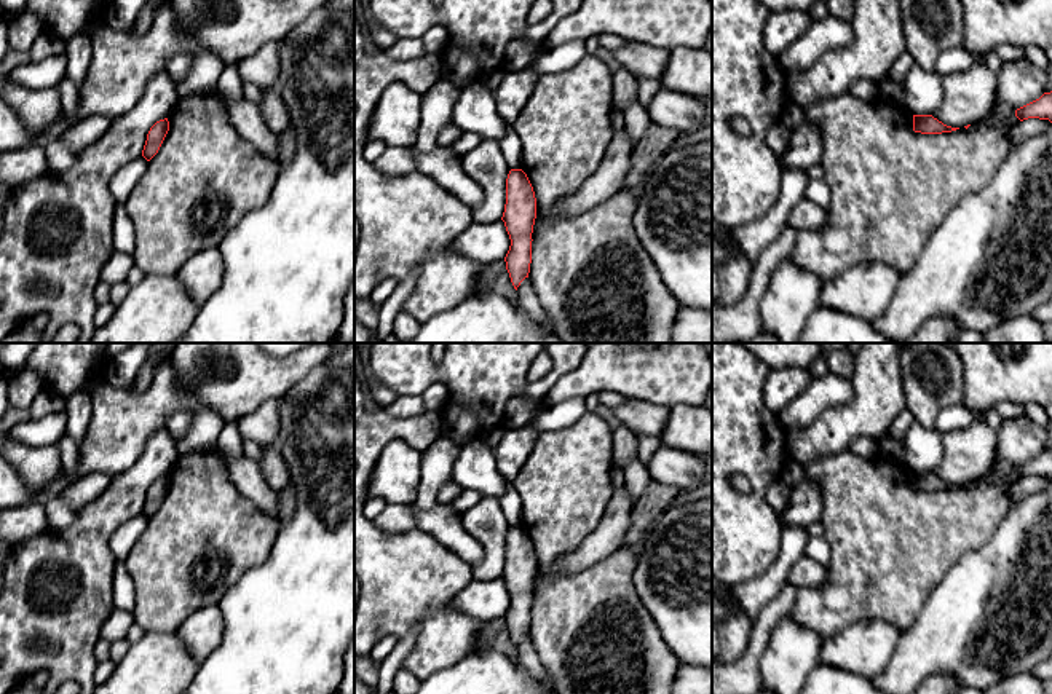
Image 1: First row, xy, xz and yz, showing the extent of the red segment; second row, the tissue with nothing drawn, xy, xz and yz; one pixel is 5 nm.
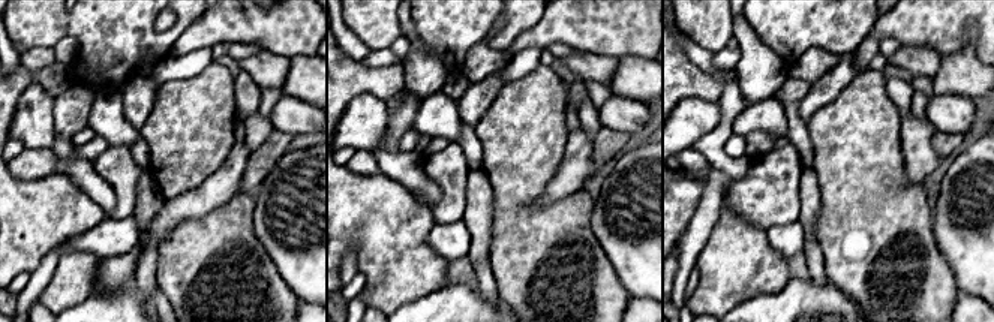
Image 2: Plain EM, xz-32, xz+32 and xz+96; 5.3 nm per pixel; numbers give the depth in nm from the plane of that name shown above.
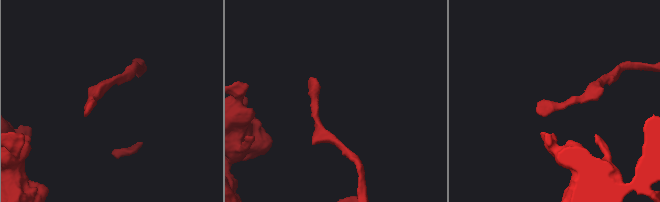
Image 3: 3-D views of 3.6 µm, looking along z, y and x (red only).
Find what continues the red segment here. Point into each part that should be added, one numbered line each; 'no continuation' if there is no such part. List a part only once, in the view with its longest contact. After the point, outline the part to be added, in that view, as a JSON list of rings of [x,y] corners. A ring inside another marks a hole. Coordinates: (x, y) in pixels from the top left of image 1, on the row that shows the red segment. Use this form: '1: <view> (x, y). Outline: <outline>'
no continuation

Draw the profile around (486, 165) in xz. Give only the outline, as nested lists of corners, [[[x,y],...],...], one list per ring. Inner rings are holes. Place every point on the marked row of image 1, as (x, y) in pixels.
[[[482,140],[460,158],[466,179],[482,188],[482,203],[471,207],[473,220],[479,223],[498,222],[506,204],[506,179],[511,171],[498,140]]]

